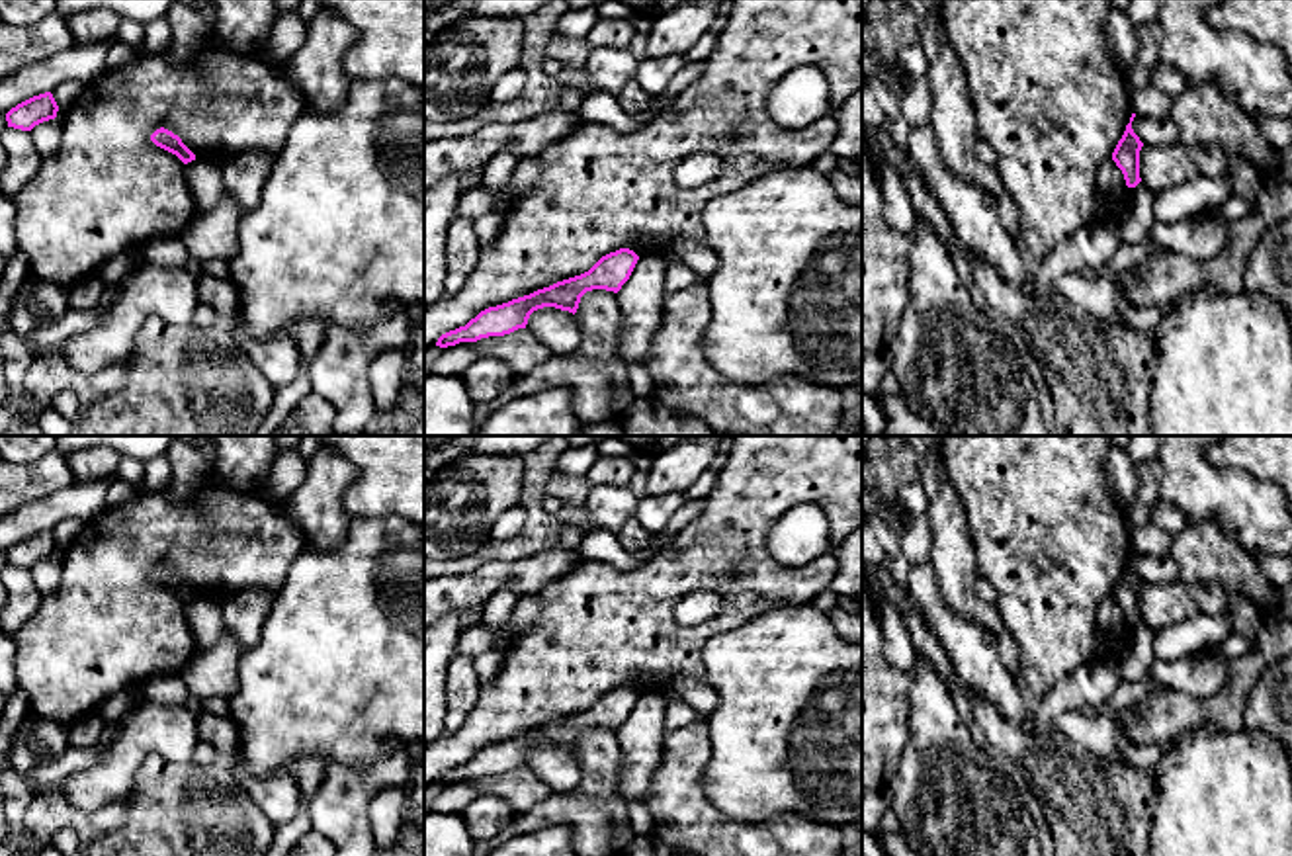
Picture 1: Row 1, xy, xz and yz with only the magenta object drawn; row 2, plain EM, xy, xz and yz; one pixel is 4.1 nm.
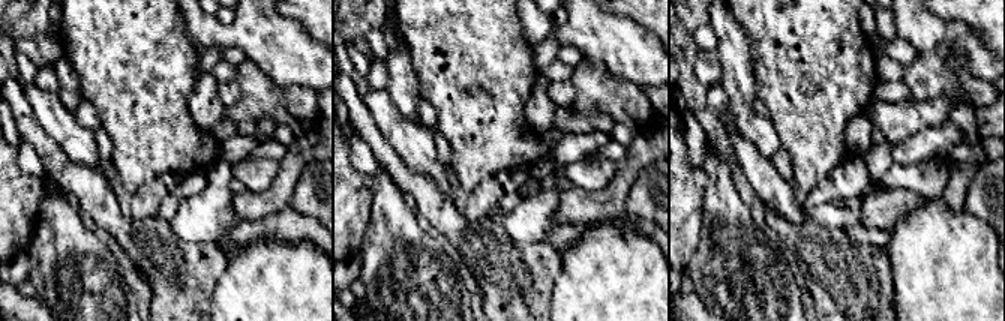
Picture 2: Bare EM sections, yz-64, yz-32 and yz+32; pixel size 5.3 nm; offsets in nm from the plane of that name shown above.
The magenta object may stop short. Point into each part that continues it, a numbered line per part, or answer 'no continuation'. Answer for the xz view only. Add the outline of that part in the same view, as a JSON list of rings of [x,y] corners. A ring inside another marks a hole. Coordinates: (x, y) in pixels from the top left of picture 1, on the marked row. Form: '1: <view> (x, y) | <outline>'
no continuation

